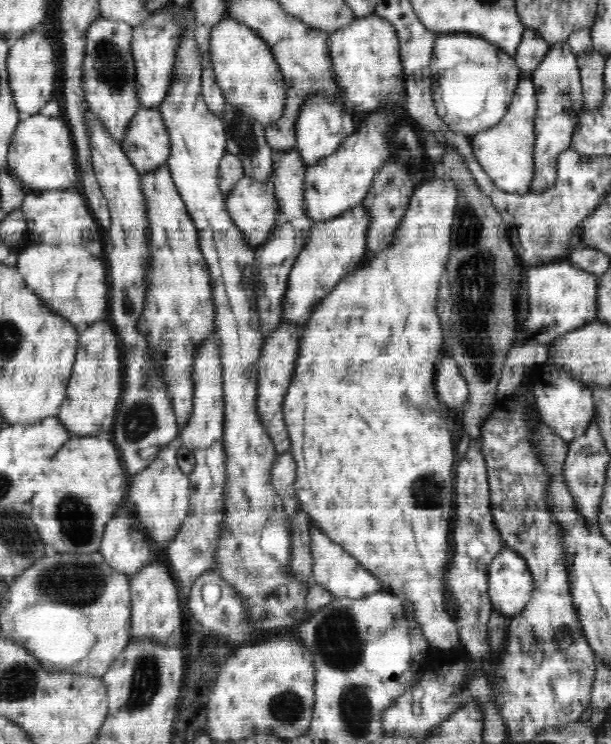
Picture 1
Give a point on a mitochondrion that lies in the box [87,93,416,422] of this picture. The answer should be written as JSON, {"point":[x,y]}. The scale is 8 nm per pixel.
{"point":[243,133]}

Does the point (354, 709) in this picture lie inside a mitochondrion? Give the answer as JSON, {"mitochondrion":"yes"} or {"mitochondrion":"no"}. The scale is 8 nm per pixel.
{"mitochondrion":"yes"}

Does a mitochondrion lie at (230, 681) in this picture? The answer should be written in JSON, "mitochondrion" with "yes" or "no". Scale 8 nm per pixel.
{"mitochondrion":"no"}

